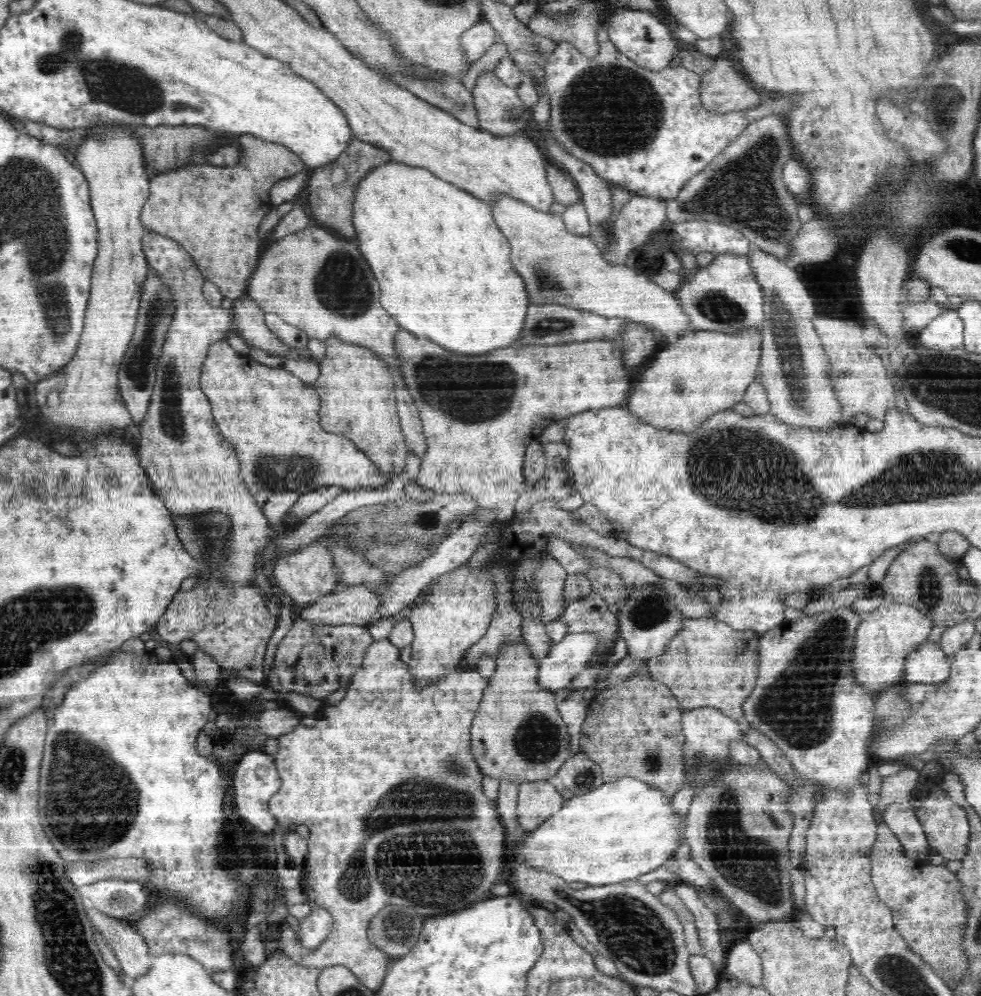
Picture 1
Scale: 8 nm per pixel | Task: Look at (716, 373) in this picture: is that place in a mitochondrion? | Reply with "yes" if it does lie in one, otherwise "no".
no

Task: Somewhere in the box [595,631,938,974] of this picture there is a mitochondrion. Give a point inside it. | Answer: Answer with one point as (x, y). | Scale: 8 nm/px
(749, 862)

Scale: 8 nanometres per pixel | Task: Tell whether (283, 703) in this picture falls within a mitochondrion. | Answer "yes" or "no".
no

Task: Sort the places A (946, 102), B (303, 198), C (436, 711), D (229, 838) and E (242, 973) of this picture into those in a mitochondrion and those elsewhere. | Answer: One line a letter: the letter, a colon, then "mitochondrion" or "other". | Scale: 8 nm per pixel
A: mitochondrion
B: other
C: other
D: other
E: other

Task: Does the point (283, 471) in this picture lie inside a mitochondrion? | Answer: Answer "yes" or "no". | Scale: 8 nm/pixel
yes

